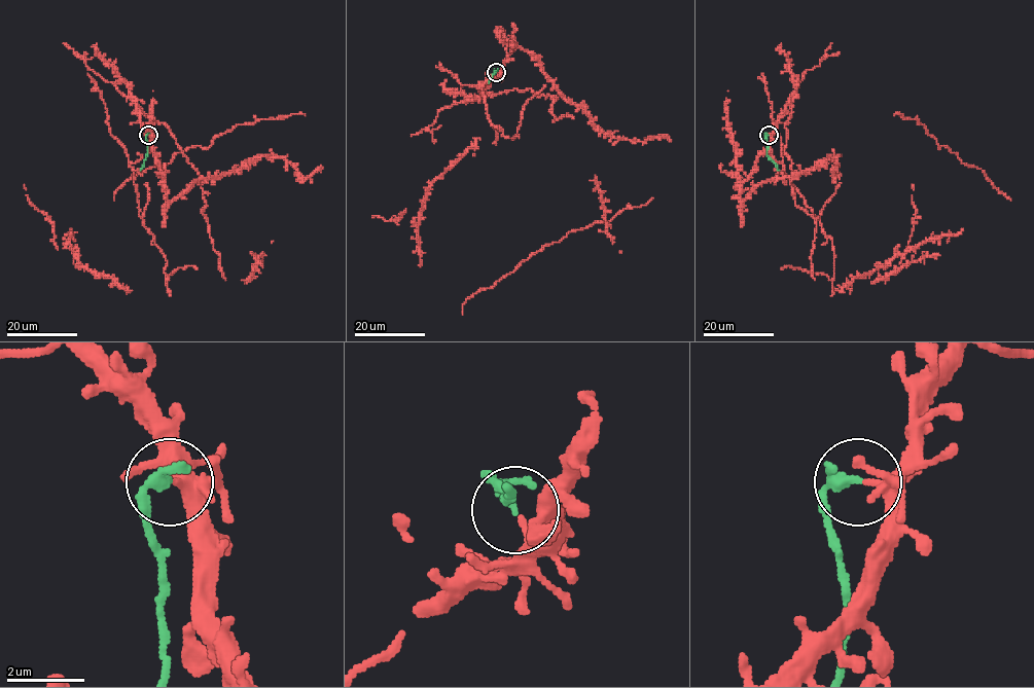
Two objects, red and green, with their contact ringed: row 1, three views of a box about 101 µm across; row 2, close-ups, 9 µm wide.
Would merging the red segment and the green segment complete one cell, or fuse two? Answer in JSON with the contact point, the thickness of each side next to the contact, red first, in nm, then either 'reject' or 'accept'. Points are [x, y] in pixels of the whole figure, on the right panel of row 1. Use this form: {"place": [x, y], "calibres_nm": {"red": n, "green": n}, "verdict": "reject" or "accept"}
{"place": [769, 135], "calibres_nm": {"red": 170, "green": 220}, "verdict": "reject"}

